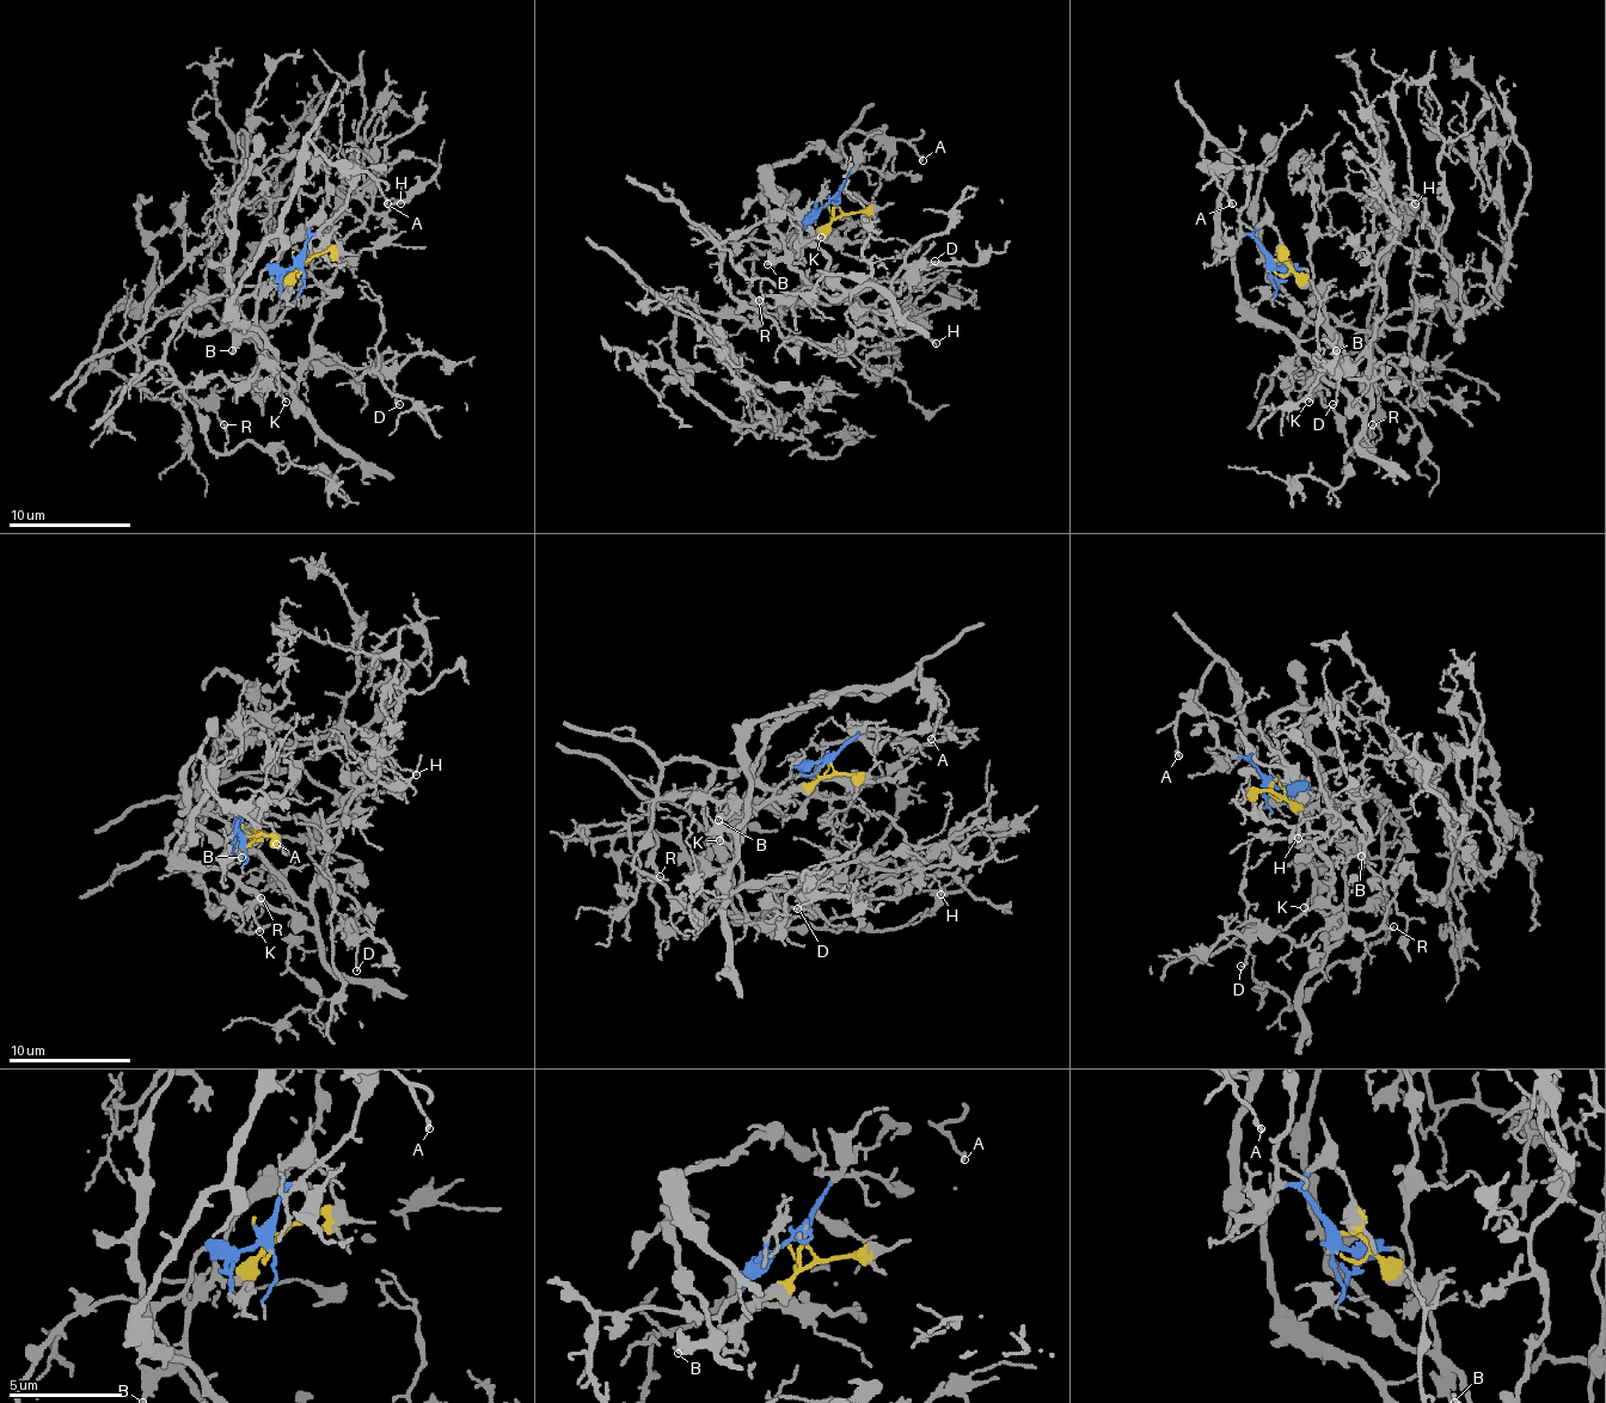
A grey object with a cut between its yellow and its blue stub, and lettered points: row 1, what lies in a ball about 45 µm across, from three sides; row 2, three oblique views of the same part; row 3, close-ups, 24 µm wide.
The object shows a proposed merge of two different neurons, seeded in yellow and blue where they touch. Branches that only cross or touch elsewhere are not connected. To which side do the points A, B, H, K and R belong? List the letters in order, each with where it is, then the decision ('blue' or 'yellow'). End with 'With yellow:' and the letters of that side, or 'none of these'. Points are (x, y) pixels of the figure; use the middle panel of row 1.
A: at (923, 160); yellow
B: at (767, 264); yellow
H: at (936, 343); blue
K: at (821, 237); yellow
R: at (759, 300); blue
With yellow: A, B, K

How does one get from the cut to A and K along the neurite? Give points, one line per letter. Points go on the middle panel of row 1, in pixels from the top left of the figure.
A: (834, 203), (791, 256), (832, 299), (844, 292), (770, 170), (834, 152), (852, 130), (923, 160)
K: (834, 203), (832, 219), (791, 256), (813, 286), (838, 299), (844, 289), (807, 243), (822, 237)

